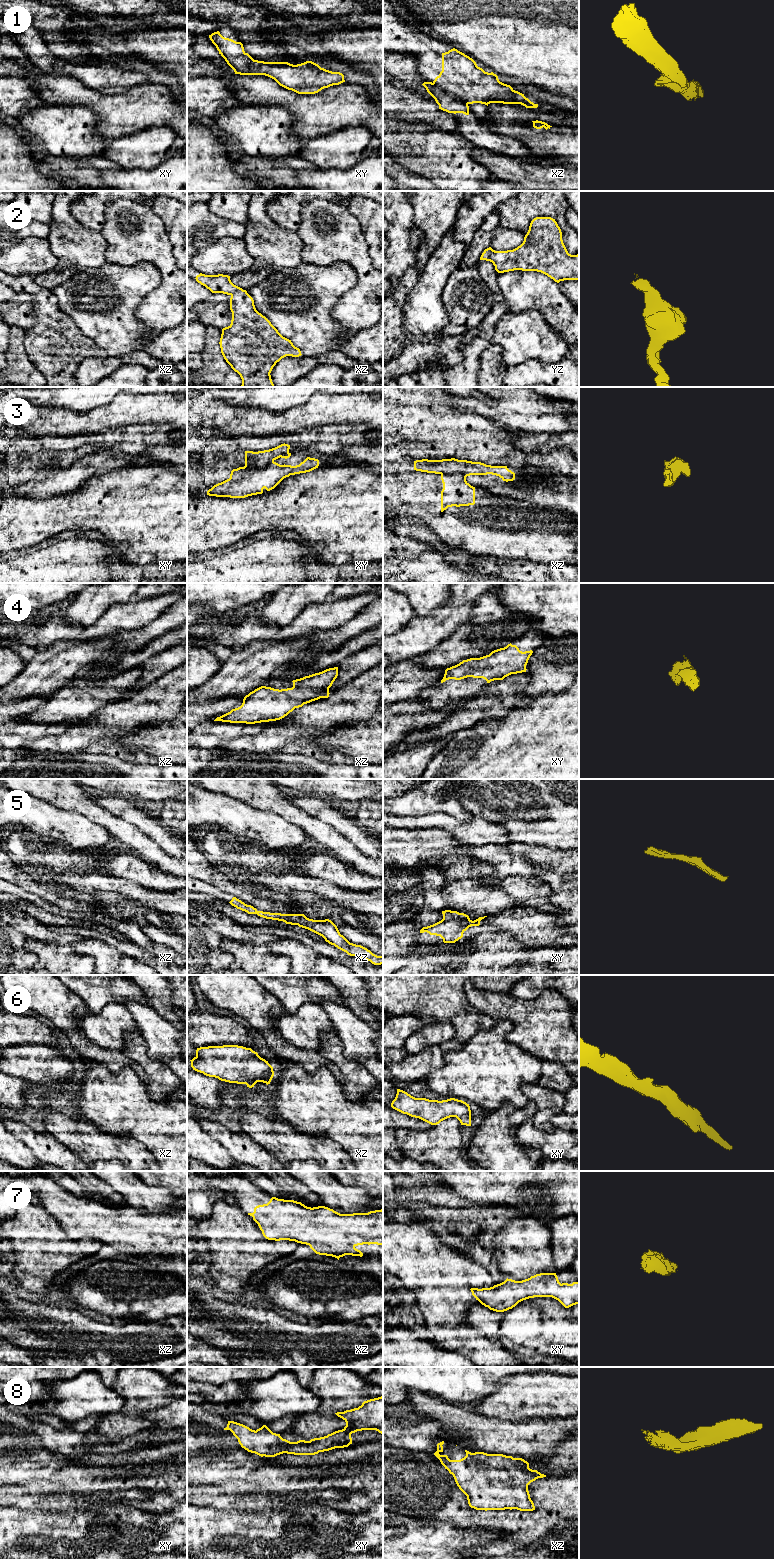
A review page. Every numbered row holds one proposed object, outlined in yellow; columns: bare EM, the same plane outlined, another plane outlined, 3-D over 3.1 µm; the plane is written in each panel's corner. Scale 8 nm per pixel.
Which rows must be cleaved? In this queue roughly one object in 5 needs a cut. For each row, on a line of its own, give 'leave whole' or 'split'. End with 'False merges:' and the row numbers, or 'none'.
1: split
2: leave whole
3: split
4: leave whole
5: leave whole
6: leave whole
7: leave whole
8: leave whole
False merges: 1, 3

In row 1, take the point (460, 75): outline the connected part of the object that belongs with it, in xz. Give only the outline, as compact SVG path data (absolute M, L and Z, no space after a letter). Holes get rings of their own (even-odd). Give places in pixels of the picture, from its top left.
M453 48L442 53L442 71L433 81L441 90L454 94L467 104L521 104L537 108L524 94L499 81L493 72L485 72L464 53Z

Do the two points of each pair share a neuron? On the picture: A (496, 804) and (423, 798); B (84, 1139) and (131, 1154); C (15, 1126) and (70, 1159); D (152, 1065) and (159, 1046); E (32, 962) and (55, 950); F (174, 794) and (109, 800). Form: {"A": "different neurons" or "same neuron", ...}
{"A": "different neurons", "B": "same neuron", "C": "same neuron", "D": "different neurons", "E": "different neurons", "F": "different neurons"}

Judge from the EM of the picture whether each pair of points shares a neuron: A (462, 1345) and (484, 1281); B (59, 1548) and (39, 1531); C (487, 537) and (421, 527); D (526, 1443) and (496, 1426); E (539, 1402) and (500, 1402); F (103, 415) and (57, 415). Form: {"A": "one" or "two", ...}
{"A": "one", "B": "one", "C": "two", "D": "one", "E": "one", "F": "one"}

